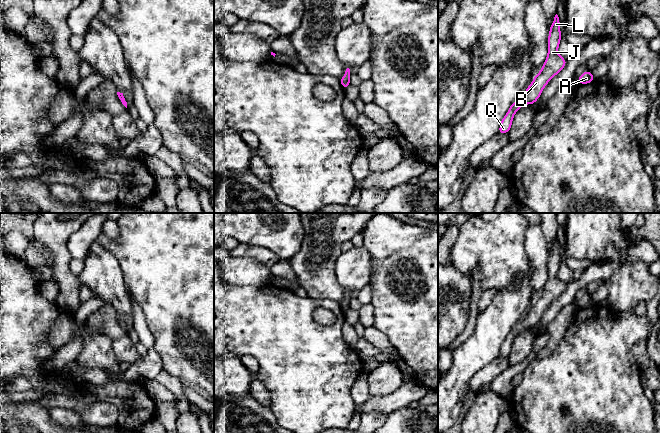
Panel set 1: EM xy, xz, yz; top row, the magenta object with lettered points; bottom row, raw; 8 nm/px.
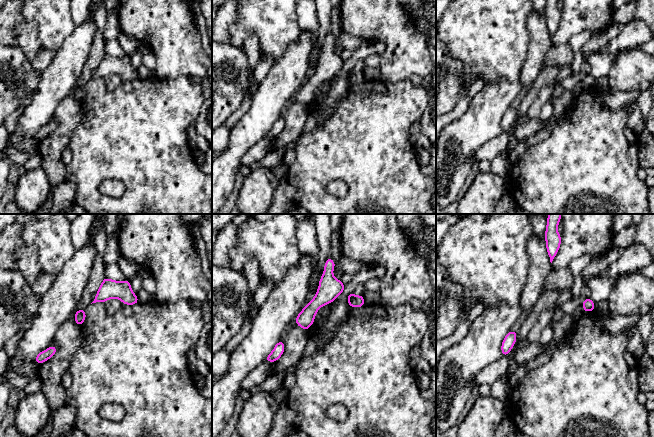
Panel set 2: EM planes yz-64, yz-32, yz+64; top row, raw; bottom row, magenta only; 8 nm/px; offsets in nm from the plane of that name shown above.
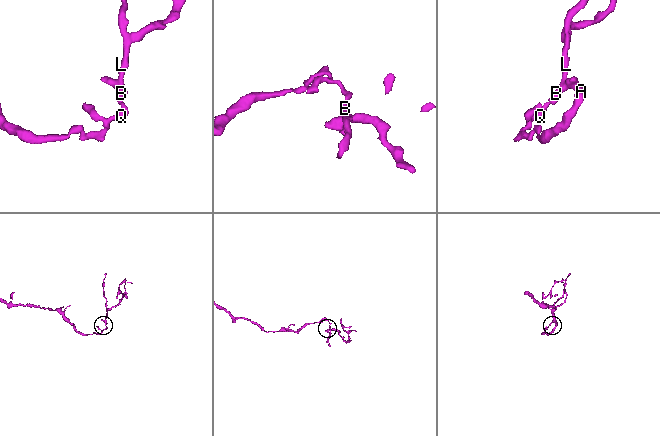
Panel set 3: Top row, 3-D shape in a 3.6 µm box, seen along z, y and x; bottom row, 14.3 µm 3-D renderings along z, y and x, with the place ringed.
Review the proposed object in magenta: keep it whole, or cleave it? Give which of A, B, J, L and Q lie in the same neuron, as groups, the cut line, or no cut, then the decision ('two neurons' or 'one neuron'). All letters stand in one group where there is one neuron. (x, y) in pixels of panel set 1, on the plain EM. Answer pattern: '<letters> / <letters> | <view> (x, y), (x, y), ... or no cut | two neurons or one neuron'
A B J L Q | no cut | one neuron

